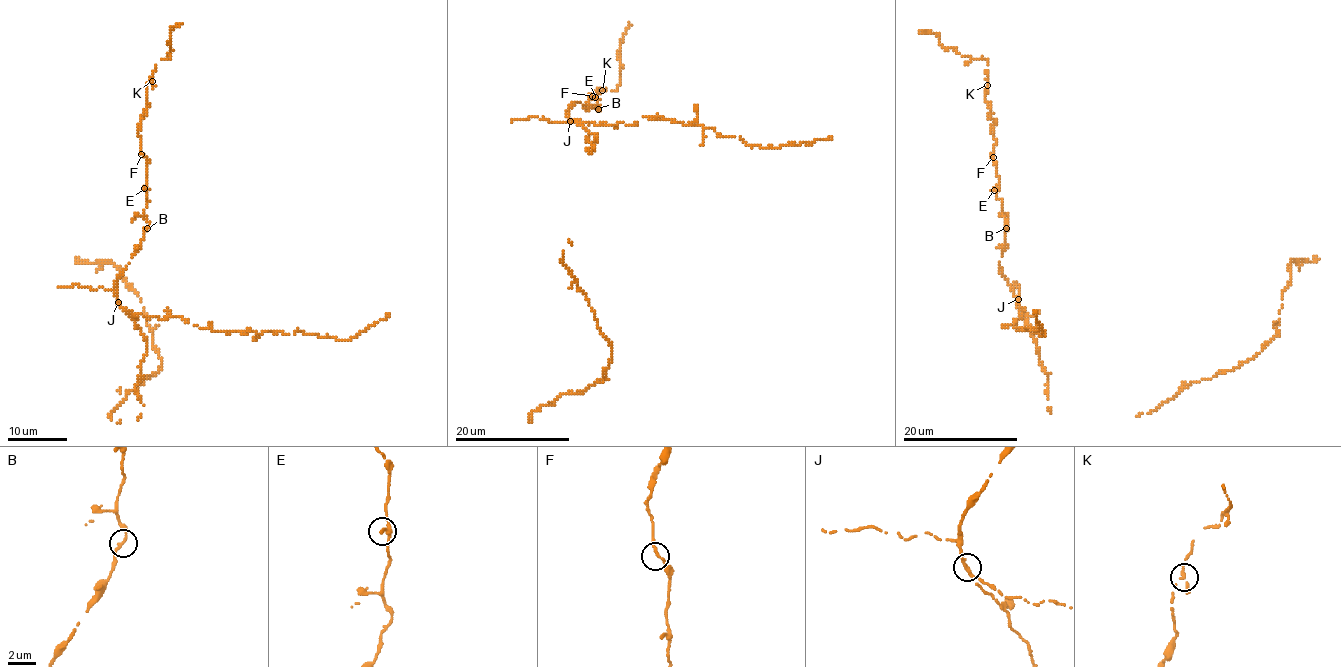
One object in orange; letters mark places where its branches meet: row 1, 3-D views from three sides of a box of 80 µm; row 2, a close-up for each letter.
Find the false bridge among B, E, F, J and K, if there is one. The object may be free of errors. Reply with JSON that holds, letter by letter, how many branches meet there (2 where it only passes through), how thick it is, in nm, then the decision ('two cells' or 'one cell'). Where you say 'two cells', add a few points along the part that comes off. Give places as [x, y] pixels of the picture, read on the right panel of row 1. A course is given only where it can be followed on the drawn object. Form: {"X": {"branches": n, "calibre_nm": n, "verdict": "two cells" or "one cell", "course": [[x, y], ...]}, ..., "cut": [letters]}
{"B": {"branches": 2, "calibre_nm": 260, "verdict": "one cell"}, "E": {"branches": 2, "calibre_nm": 300, "verdict": "one cell"}, "F": {"branches": 2, "calibre_nm": 280, "verdict": "one cell"}, "J": {"branches": 2, "calibre_nm": 280, "verdict": "two cells", "course": [[1018, 300], [1023, 315], [1013, 325], [1040, 327], [1044, 335], [1033, 310]]}, "K": {"branches": 2, "calibre_nm": 280, "verdict": "one cell"}, "cut": ["J"]}

